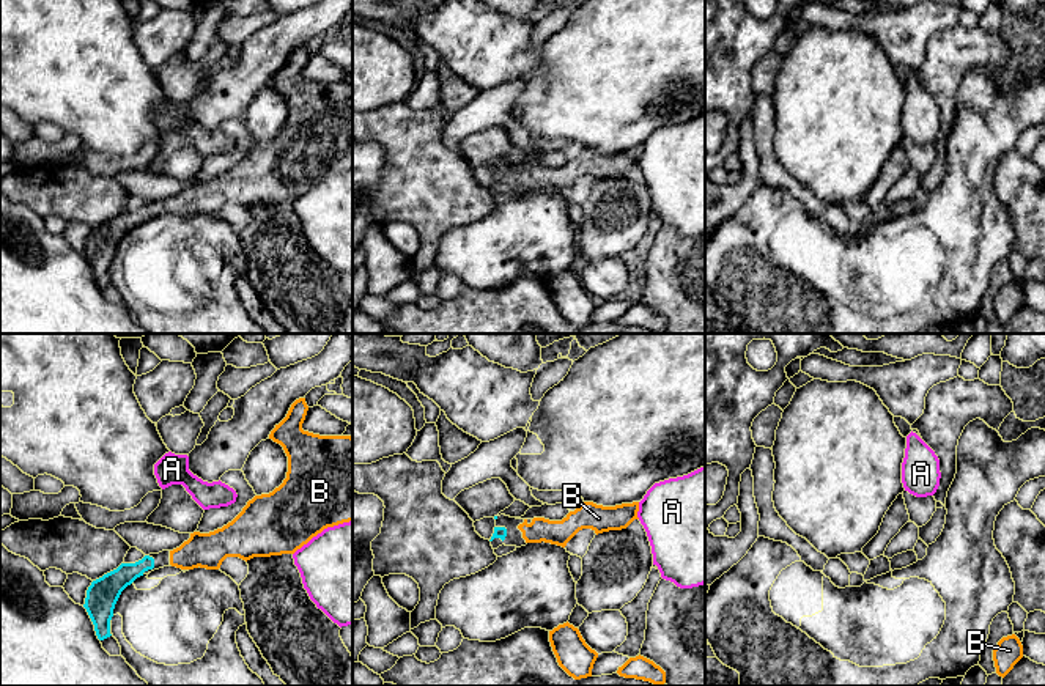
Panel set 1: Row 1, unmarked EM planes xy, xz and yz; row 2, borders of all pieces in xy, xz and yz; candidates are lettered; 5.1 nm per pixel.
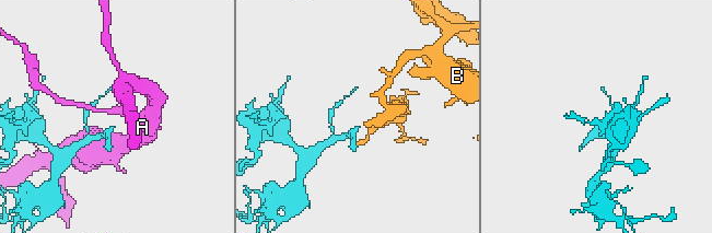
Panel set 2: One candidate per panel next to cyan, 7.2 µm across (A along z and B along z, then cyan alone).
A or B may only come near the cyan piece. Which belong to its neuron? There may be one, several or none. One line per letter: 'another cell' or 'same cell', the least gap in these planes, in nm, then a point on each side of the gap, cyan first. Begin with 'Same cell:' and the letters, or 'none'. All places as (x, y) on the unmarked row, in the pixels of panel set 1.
Same cell: B
A: another cell; 360 nm apart; from cyan across xy (148, 203), (162, 136)
B: same cell; 60 nm apart; from cyan across xz (505, 177), (518, 175)

